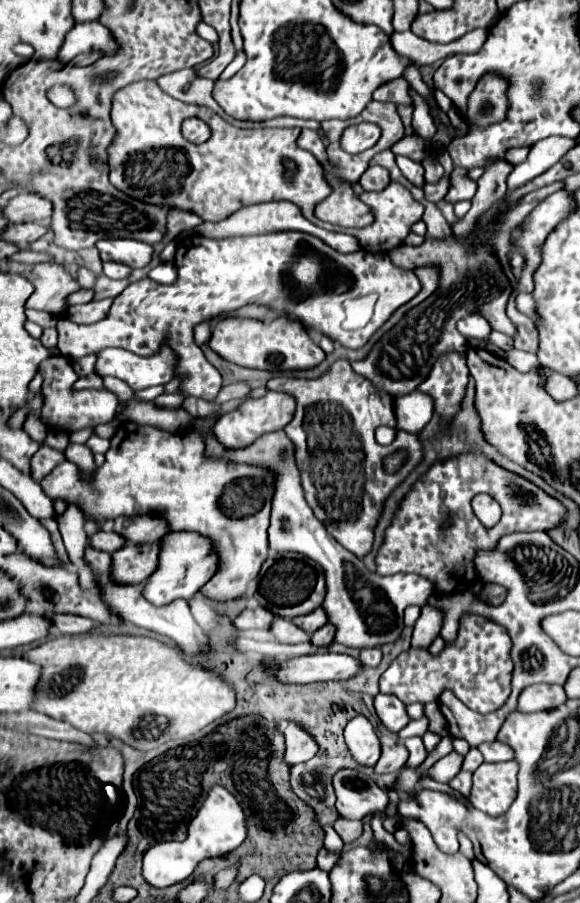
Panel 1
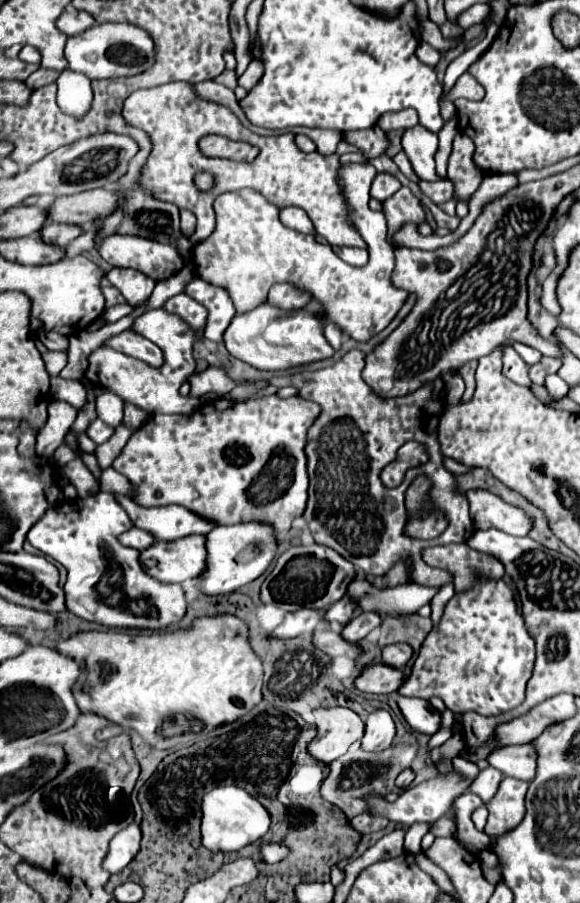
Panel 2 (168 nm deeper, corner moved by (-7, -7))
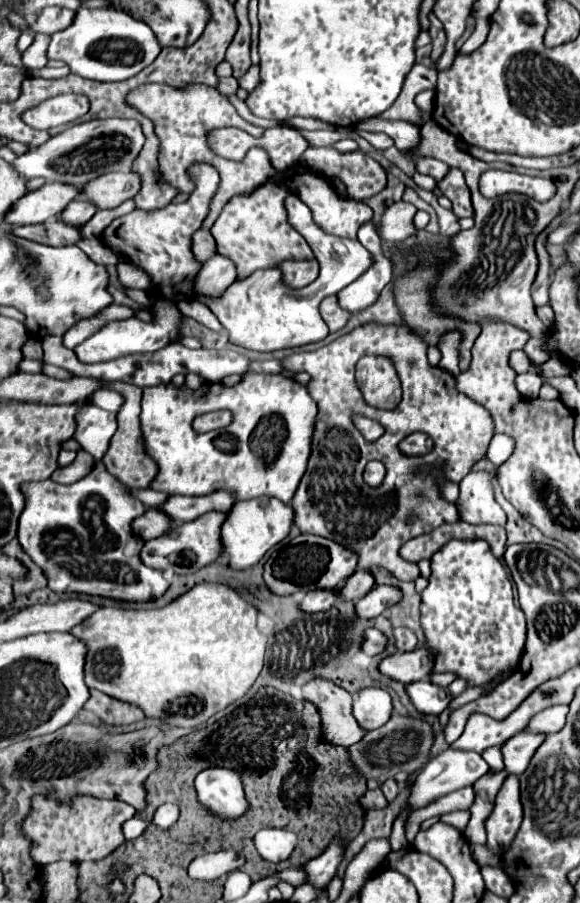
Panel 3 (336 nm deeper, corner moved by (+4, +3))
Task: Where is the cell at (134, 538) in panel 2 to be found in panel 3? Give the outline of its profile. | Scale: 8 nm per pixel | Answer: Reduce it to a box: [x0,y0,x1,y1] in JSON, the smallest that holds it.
[133,508,169,540]

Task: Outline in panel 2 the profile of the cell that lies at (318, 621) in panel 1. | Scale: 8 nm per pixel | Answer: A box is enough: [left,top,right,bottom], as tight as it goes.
[324,596,354,624]

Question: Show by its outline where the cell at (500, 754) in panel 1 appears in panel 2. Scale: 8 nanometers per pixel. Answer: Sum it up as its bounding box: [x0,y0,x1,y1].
[488,744,536,780]

